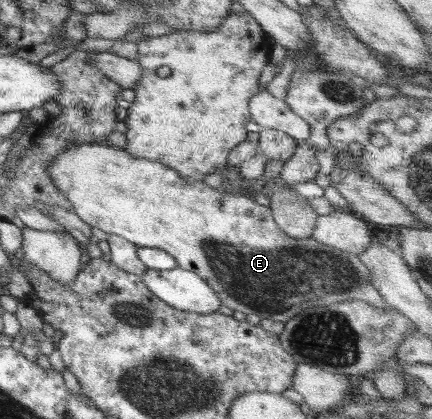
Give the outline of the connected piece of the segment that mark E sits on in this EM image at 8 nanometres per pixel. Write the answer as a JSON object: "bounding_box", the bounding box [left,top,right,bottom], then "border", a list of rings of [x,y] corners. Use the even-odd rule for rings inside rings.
{"bounding_box":[48,144,391,323],"border":[[[107,144],[97,145],[75,145],[75,147],[67,147],[65,153],[61,153],[48,165],[48,174],[51,178],[52,184],[60,191],[61,197],[67,198],[71,202],[73,212],[83,220],[83,222],[90,224],[92,227],[98,227],[105,231],[108,235],[115,234],[125,239],[128,239],[136,246],[149,246],[152,248],[164,249],[170,253],[178,263],[179,268],[187,271],[195,272],[199,277],[204,278],[207,285],[214,289],[216,296],[219,297],[221,305],[229,307],[233,311],[241,311],[245,315],[257,315],[262,320],[275,320],[279,323],[285,323],[298,313],[305,311],[309,307],[319,305],[331,305],[331,303],[339,303],[339,301],[347,301],[347,299],[355,299],[366,301],[373,307],[380,310],[391,310],[390,305],[382,298],[382,295],[371,284],[372,273],[367,266],[353,253],[343,252],[335,247],[330,247],[313,238],[295,238],[289,237],[286,233],[280,231],[279,226],[276,225],[272,217],[271,209],[258,205],[253,196],[242,188],[237,188],[236,191],[223,192],[211,188],[202,181],[190,181],[190,178],[185,179],[182,174],[170,166],[161,163],[160,161],[151,161],[141,159],[139,157],[129,156],[123,149],[116,149],[109,147]]]}

